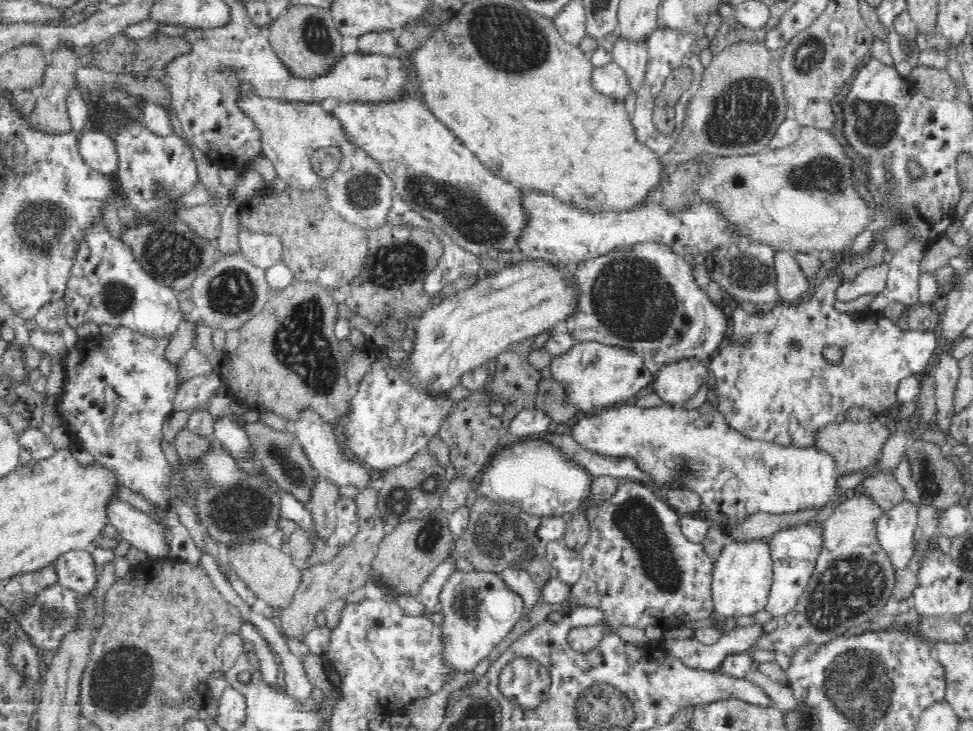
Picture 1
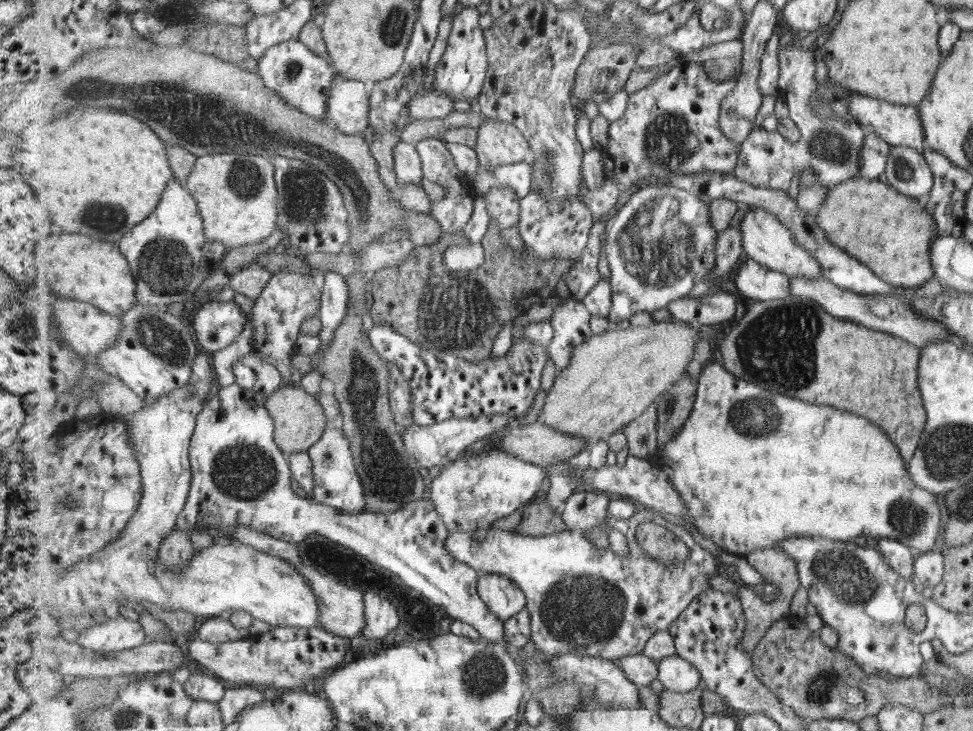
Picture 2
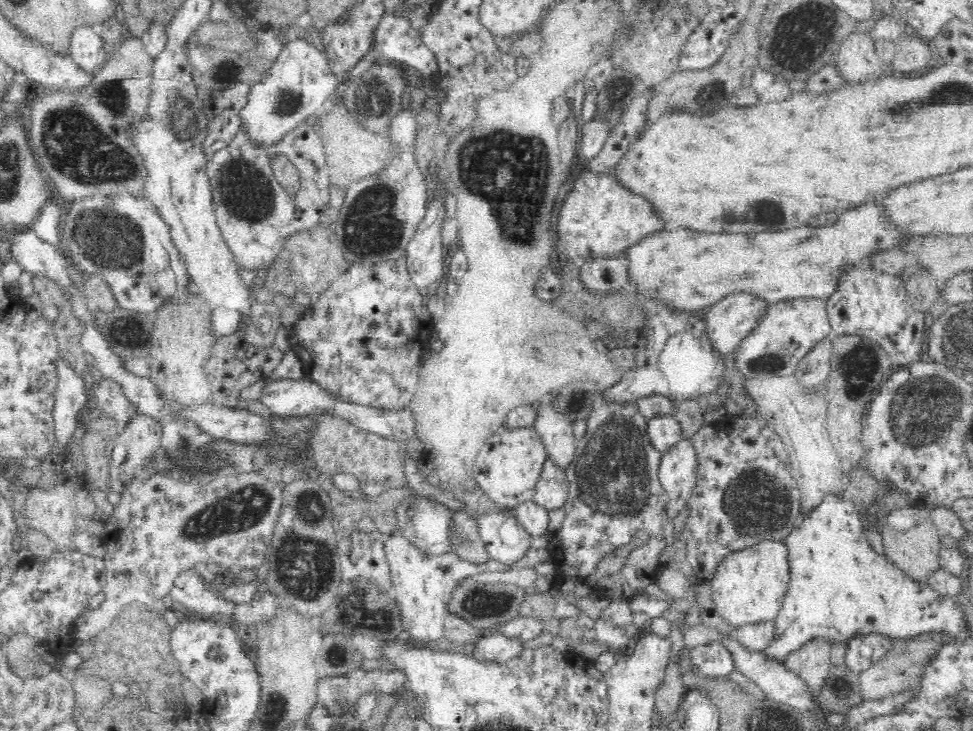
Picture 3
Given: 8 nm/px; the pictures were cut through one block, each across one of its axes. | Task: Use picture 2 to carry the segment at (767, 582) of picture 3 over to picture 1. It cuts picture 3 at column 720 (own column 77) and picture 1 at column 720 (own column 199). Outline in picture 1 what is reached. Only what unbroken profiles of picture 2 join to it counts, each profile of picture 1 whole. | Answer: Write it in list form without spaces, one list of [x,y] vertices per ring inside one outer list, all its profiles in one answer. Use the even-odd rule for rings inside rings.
[[[830,273],[819,277],[813,286],[813,294],[796,304],[779,303],[764,319],[756,319],[742,307],[735,305],[730,316],[734,340],[718,350],[707,361],[717,382],[715,396],[712,397],[715,410],[720,412],[726,427],[747,439],[774,443],[795,448],[817,448],[817,436],[825,426],[834,423],[836,414],[844,414],[854,406],[868,406],[877,415],[890,409],[897,400],[897,390],[902,379],[922,376],[936,346],[936,335],[918,330],[900,330],[892,320],[883,315],[864,312],[862,320],[854,320],[852,314],[838,310],[836,290],[846,282],[844,275]],[[752,337],[748,347],[742,347],[742,340]],[[836,344],[842,350],[842,360],[830,364],[824,360],[822,350]],[[750,539],[726,544],[714,561],[711,597],[715,615],[752,616],[765,608],[773,583],[773,560],[769,544]]]

